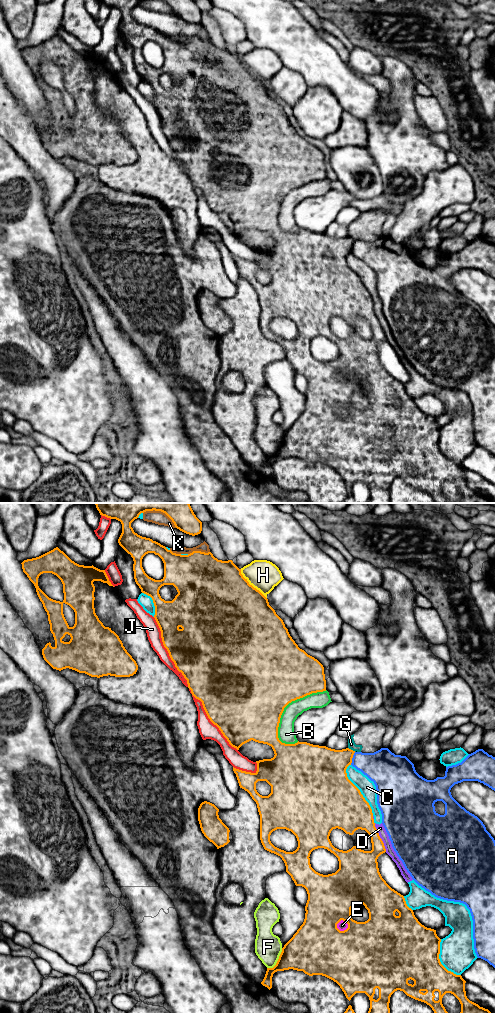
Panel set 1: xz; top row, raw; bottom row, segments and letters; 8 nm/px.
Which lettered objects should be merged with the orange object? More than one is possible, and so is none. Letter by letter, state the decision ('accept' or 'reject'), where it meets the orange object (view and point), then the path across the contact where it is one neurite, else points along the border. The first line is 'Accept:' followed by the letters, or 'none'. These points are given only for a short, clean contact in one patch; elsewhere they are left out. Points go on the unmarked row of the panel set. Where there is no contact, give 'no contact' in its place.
Accept: none
A: reject; meets orange in xz at (352, 245)
B: reject; meets orange in xz at (287, 192)
C: reject; meets orange in xz at (359, 278)
D: reject; meets orange in xz at (379, 325)
E: reject; meets orange in xz at (344, 418)
F: reject; meets orange in xz at (278, 448)
G: reject; meets orange in xz at (352, 238); border along xz (348, 235), (355, 239)
H: reject; meets orange in xz at (251, 73)
J: reject; meets orange in xz at (168, 140)
K: reject; meets orange in xz at (198, 39)

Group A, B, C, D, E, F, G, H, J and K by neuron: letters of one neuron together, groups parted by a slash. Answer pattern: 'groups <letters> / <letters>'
groups A / B C D E F G J K / H

